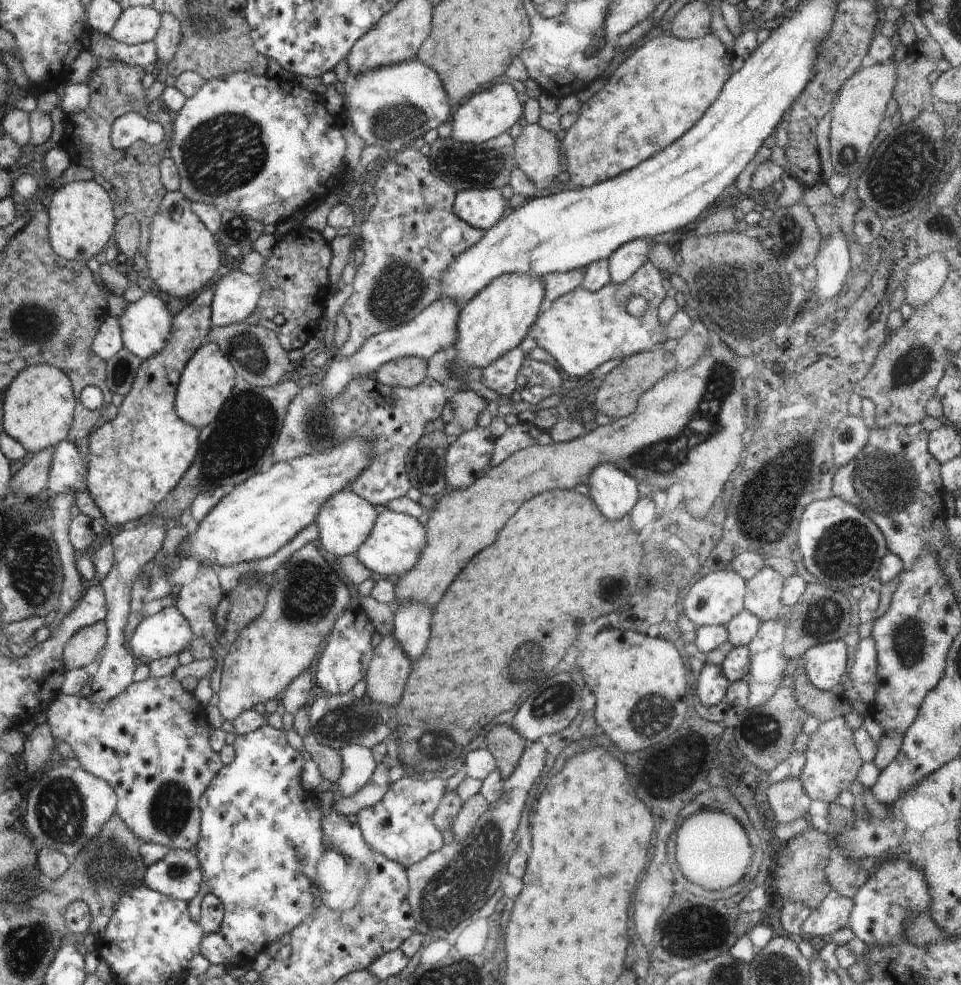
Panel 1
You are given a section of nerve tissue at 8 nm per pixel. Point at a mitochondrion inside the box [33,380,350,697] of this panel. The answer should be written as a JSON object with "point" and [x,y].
{"point":[248,425]}

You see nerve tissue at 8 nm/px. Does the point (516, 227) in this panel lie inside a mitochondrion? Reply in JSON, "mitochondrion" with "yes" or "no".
{"mitochondrion":"no"}

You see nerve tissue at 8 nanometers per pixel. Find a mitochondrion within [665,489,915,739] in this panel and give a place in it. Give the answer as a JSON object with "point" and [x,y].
{"point":[847,550]}

